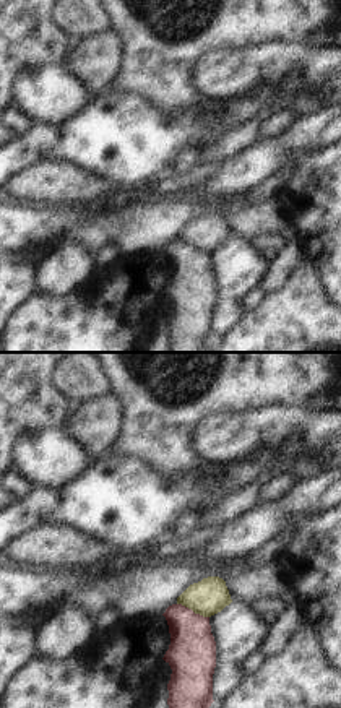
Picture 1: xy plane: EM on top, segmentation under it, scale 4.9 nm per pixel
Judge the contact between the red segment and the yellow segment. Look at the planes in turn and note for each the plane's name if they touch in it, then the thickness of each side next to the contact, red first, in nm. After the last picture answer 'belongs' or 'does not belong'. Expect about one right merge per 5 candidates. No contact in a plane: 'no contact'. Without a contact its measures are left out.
meets red in xy; 240 nm thick on the red side, 180 nm on the other

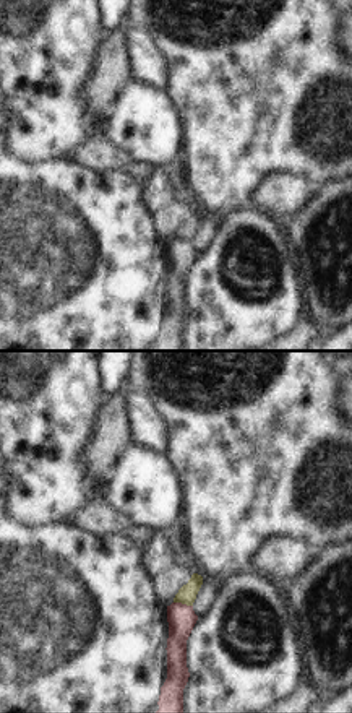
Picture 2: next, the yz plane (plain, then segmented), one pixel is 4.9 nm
meets red in yz; 140 nm thick on the red side, 90 nm on the other

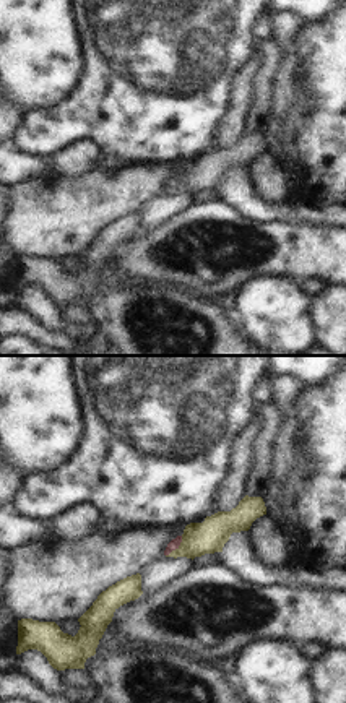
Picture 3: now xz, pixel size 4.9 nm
meets red in xz; 50 nm thick on the red side, 160 nm on the other

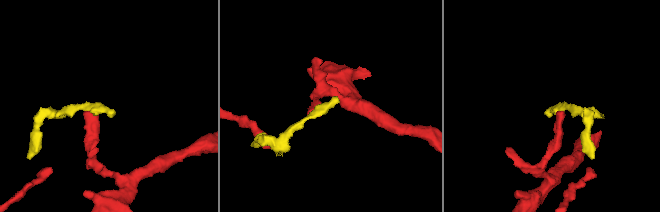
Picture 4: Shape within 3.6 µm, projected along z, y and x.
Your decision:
does not belong

